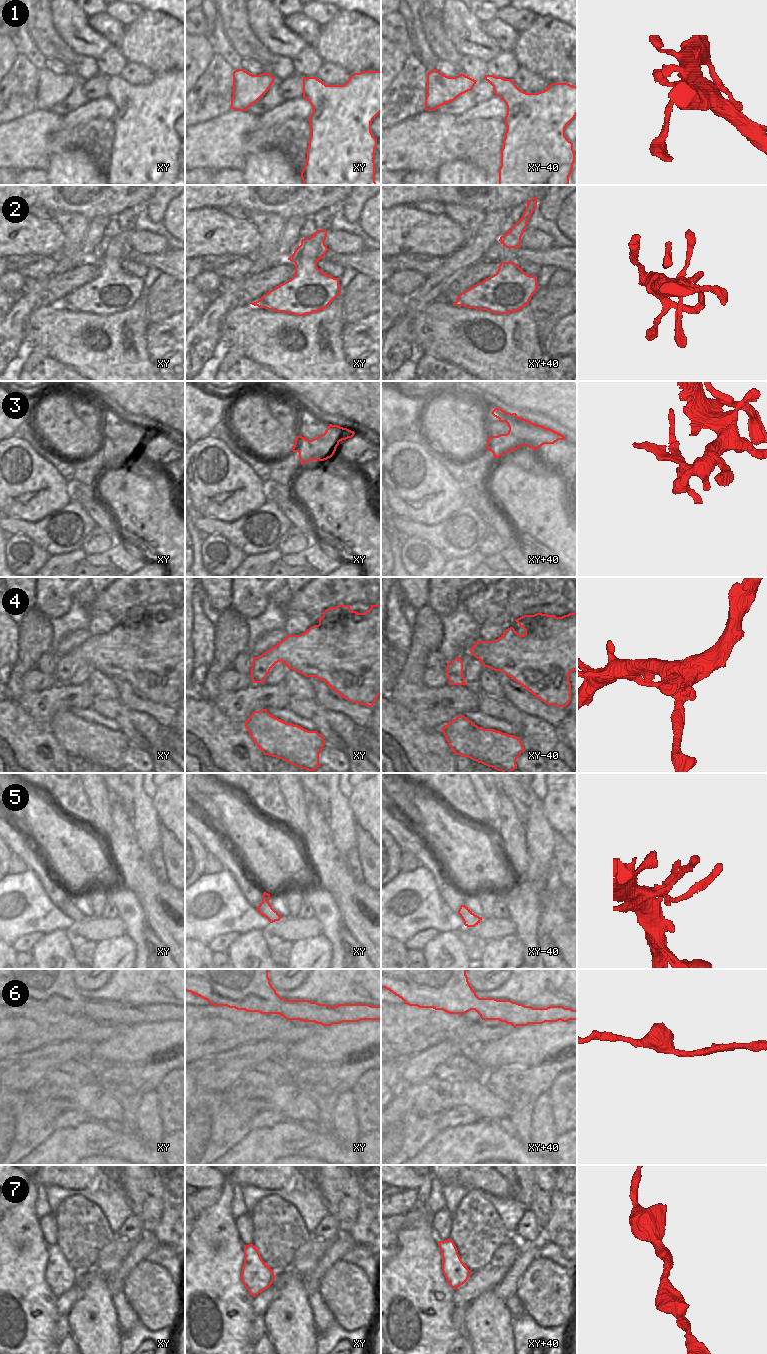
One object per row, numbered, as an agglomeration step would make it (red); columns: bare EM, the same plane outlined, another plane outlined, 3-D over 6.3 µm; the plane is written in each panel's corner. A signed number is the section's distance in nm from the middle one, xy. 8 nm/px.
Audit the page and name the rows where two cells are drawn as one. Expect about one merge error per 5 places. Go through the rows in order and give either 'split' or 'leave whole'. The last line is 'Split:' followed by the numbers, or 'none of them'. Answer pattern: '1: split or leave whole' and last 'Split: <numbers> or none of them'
1: leave whole
2: leave whole
3: split
4: leave whole
5: leave whole
6: leave whole
7: leave whole
Split: 3

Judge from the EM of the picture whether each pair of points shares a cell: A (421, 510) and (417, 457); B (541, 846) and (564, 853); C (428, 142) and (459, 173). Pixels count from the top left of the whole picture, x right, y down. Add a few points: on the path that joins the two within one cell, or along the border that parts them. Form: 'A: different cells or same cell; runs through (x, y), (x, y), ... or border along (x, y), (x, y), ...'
A: same cell; runs through (421, 497), (421, 489), (417, 483), (417, 470)
B: different cells; border along (554, 833), (554, 857), (552, 859)
C: different cells; border along (471, 163), (448, 161), (444, 162), (436, 170)

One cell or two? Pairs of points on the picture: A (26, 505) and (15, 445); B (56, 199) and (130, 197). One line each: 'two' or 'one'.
A: one
B: one

